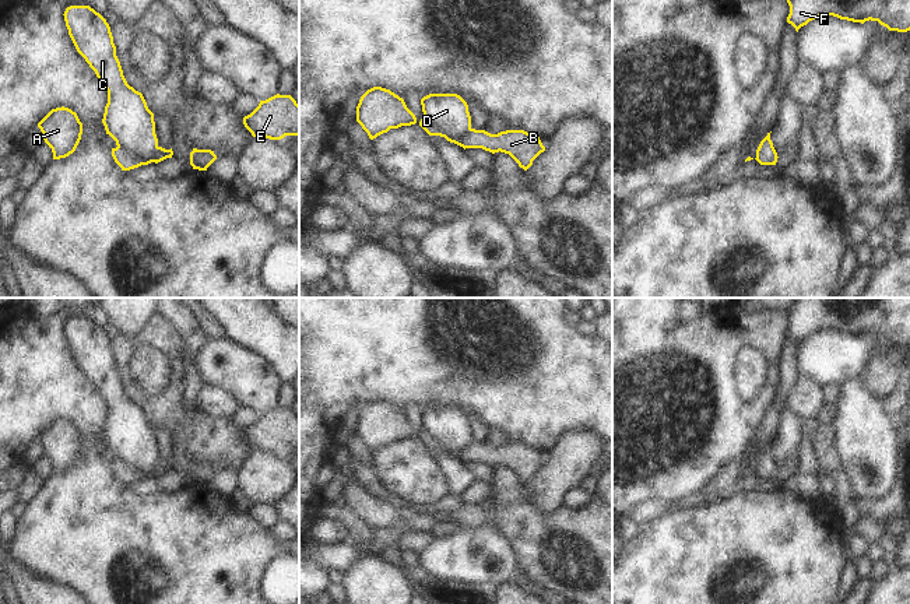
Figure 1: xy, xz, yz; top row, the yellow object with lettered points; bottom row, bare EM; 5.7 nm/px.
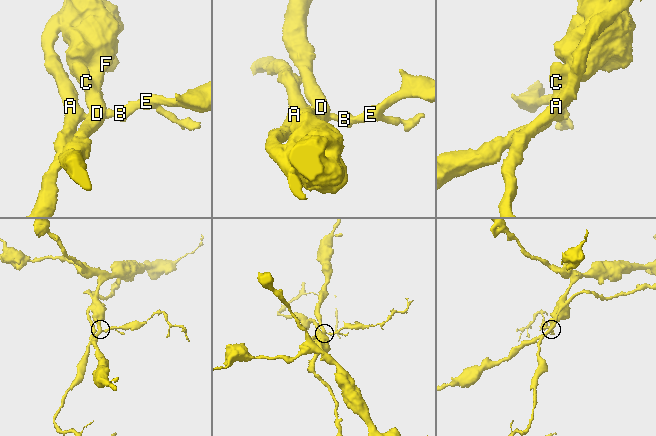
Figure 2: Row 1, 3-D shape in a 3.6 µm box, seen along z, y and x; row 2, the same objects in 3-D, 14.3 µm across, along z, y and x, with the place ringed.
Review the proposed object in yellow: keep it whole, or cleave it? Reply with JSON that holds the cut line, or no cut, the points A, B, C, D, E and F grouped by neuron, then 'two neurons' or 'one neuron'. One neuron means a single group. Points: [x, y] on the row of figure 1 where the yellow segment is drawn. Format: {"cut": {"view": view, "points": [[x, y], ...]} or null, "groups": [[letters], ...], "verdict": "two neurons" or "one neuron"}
{"cut": {"view": "xy", "points": [[118, 146], [144, 164]]}, "groups": [["A", "B", "E"], ["C", "D", "F"]], "verdict": "two neurons"}

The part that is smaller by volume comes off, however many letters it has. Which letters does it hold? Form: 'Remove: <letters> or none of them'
Remove: A, B, E

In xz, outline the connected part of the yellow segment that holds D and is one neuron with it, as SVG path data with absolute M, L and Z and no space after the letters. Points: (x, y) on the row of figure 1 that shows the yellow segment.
M429 94L421 99L428 120L447 141L458 143L471 131L467 102L457 94Z

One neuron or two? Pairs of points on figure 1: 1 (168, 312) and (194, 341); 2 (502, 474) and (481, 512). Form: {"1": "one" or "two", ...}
{"1": "one", "2": "one"}

